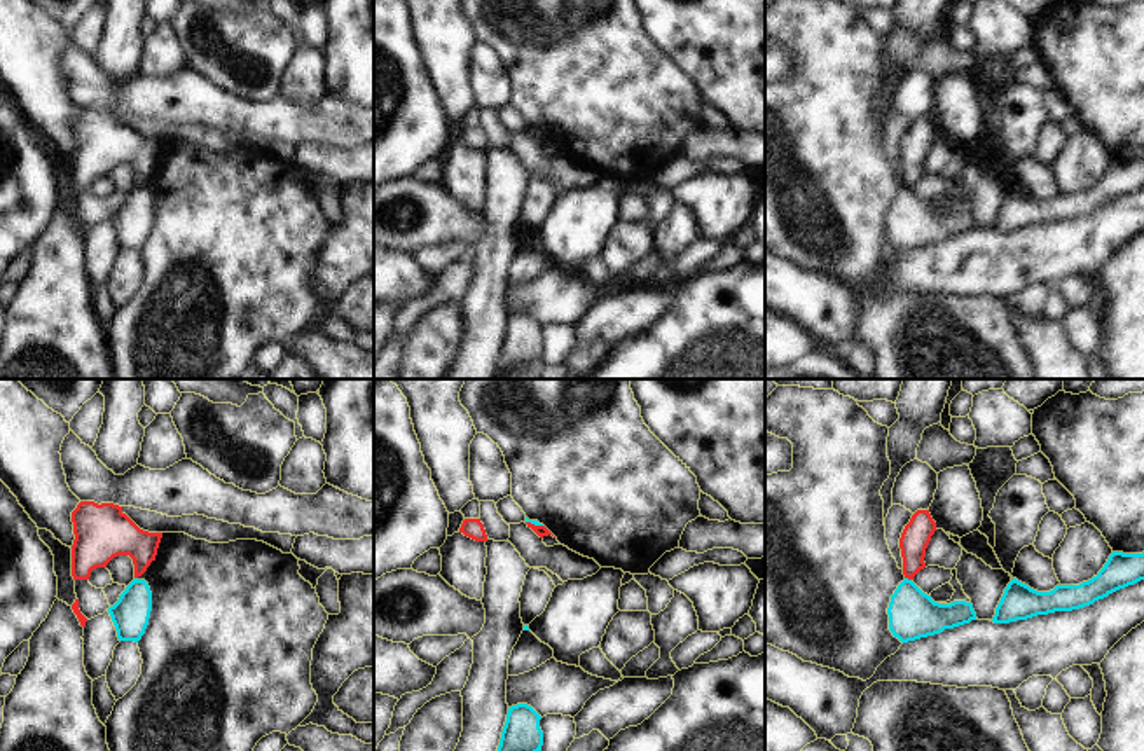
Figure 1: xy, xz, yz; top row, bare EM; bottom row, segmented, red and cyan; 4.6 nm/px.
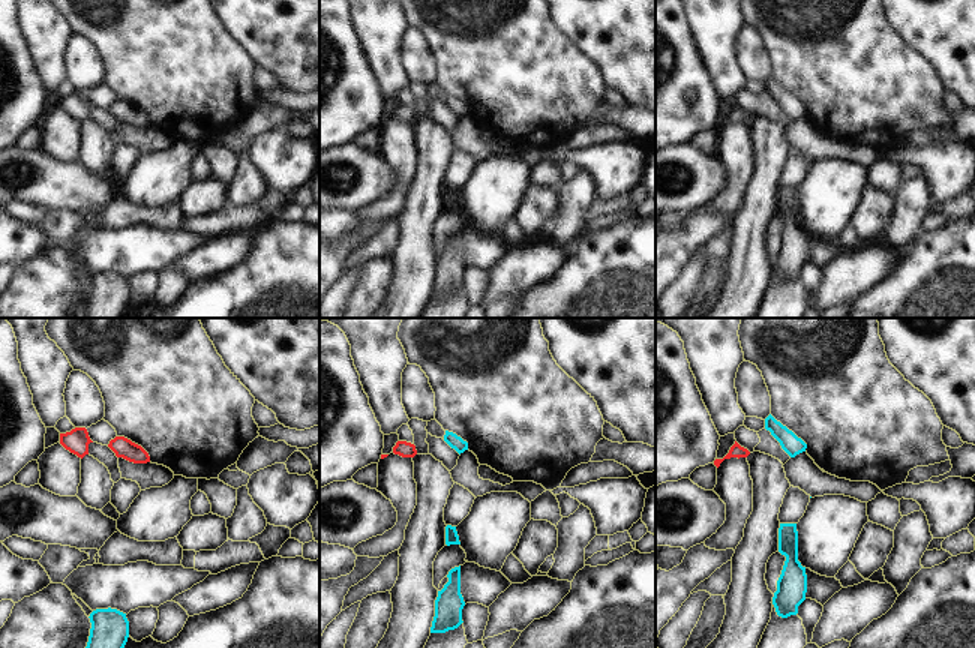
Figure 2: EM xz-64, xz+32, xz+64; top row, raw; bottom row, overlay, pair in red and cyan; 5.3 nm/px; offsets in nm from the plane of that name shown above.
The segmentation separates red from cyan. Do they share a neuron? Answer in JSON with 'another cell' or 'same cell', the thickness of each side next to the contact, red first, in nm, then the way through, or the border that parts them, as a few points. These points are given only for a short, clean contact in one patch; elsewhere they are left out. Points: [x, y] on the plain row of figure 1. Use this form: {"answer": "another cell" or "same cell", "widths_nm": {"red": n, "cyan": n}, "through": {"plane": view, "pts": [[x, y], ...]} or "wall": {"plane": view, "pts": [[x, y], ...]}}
{"answer": "another cell", "widths_nm": {"red": 140, "cyan": 220}, "wall": {"plane": "yz", "pts": [[905, 186], [910, 189]]}}

